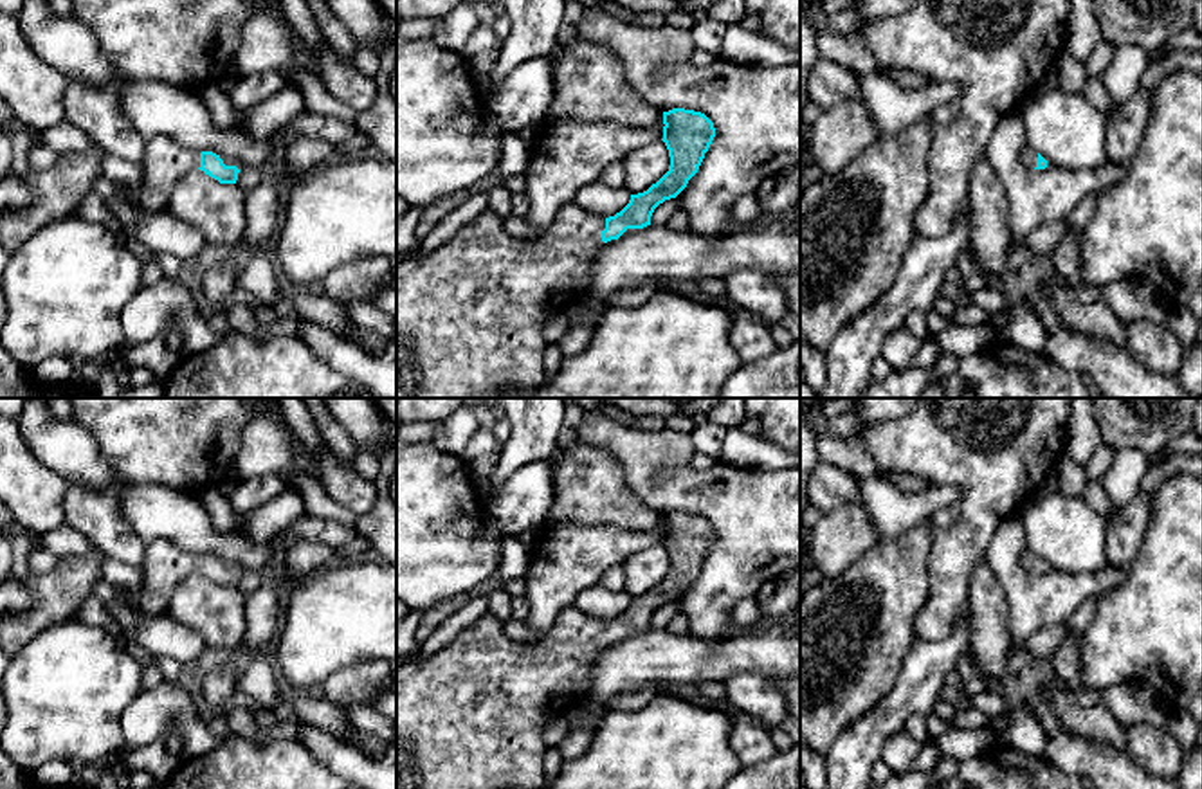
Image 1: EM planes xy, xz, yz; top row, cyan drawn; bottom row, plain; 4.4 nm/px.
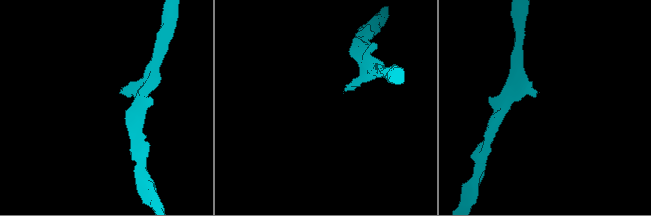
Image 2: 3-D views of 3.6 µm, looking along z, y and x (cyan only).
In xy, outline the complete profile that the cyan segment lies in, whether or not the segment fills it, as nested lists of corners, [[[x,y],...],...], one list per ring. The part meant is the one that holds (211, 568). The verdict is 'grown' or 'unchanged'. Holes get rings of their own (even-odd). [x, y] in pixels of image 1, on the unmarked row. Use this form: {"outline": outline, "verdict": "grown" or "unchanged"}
{"outline": [[[164,539],[148,544],[141,571],[139,603],[146,616],[166,612],[173,589],[193,573],[204,575],[220,587],[236,587],[240,576],[236,569],[225,569],[220,558],[184,551]]], "verdict": "grown"}

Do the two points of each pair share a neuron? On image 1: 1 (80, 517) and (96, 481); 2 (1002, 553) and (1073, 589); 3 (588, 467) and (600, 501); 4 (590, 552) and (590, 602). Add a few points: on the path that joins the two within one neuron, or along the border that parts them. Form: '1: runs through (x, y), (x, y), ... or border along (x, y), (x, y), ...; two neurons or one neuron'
1: border along (67, 481), (92, 490), (112, 489), (125, 517); two neurons
2: runs through (1013, 573), (1029, 589), (1053, 589); one neuron
3: runs through (588, 476), (588, 487), (593, 492); one neuron
4: border along (595, 584), (572, 604); two neurons

